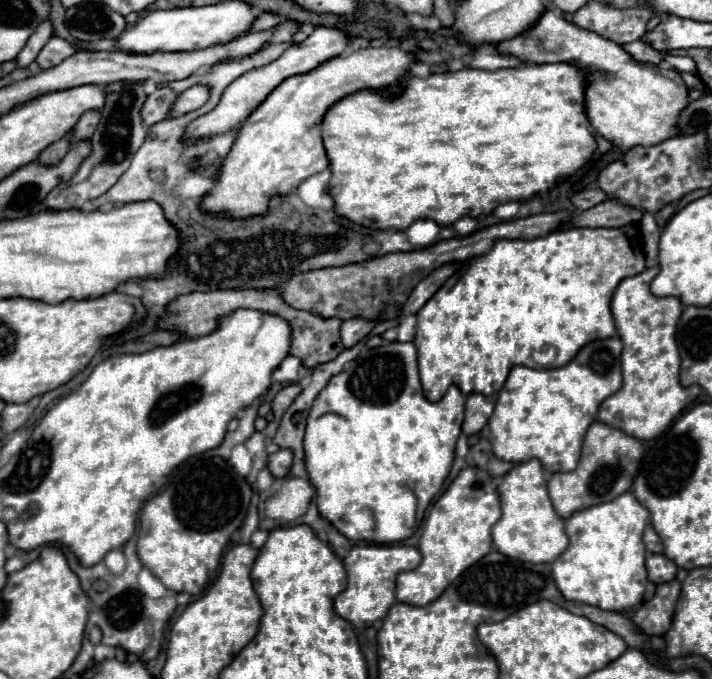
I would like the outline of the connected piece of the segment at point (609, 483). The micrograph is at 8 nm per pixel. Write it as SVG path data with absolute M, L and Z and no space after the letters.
M594 421L586 431L578 467L570 473L554 473L552 479L548 481L548 493L556 513L568 519L576 511L612 501L618 495L626 493L632 487L632 481L638 473L640 459L642 459L642 443L636 437L630 437L624 431L610 427L602 421Z

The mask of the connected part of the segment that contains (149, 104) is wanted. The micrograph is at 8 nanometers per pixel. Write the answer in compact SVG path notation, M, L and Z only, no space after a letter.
M158 87L144 103L144 109L142 109L142 119L144 123L150 127L162 119L168 117L174 101L176 101L178 93L170 87Z

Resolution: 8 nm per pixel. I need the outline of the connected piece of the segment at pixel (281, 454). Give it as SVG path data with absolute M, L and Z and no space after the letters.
M280 449L276 453L272 453L268 457L268 469L274 477L286 477L290 467L292 467L292 459L294 459L294 453L292 449Z

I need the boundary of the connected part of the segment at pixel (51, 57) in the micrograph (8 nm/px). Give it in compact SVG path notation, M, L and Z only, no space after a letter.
M54 35L54 37L42 47L42 51L38 53L36 63L38 63L42 69L50 69L50 67L60 65L60 63L62 63L64 59L68 59L72 53L76 53L76 47L74 47L70 41Z

